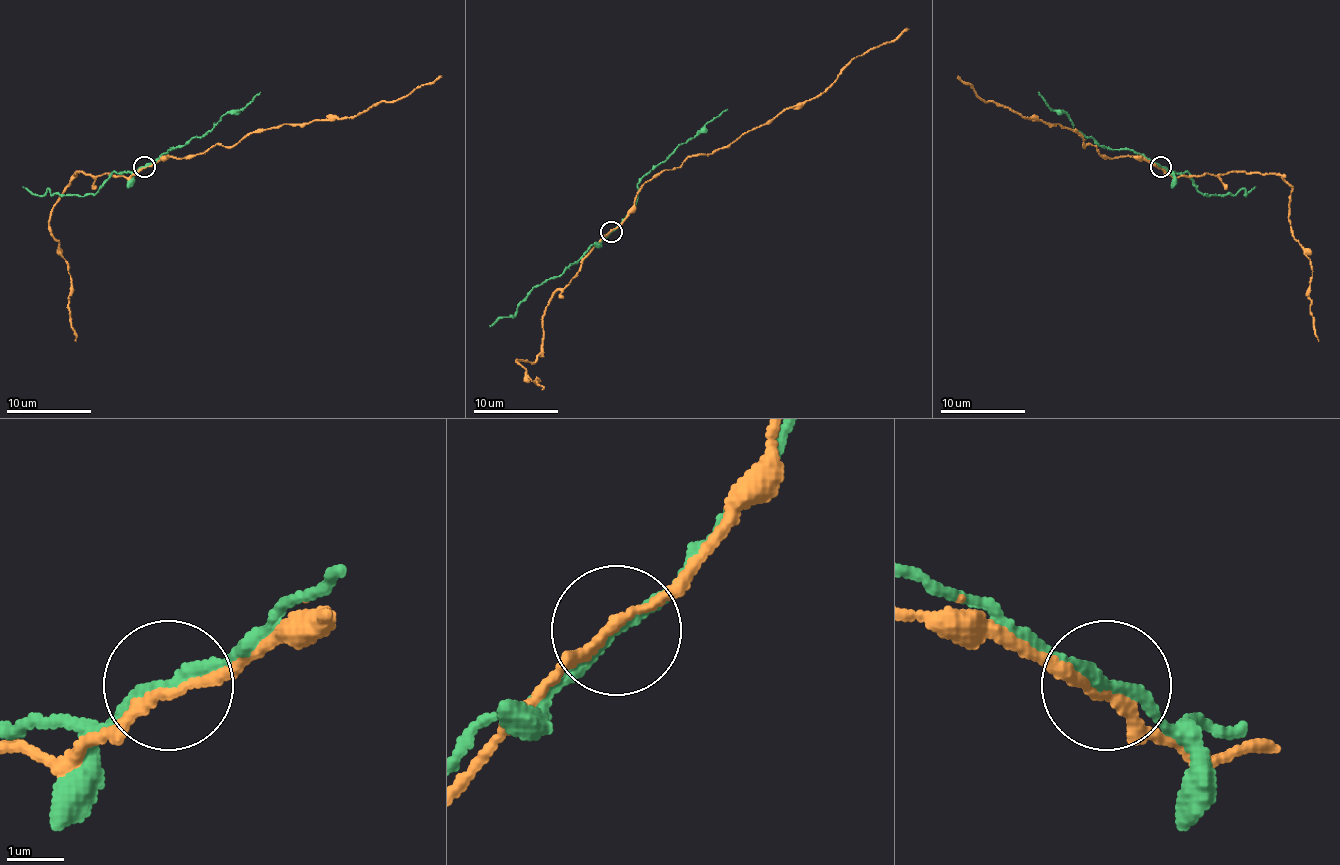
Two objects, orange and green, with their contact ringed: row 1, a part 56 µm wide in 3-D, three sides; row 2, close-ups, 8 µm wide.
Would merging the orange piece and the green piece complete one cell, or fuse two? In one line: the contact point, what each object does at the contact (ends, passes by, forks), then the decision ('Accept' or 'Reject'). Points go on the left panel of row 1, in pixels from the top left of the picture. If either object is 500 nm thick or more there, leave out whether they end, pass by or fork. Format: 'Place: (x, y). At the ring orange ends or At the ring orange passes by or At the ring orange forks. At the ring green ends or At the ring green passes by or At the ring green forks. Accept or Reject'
Place: (144, 166). At the ring orange passes by. At the ring green passes by. Accept

